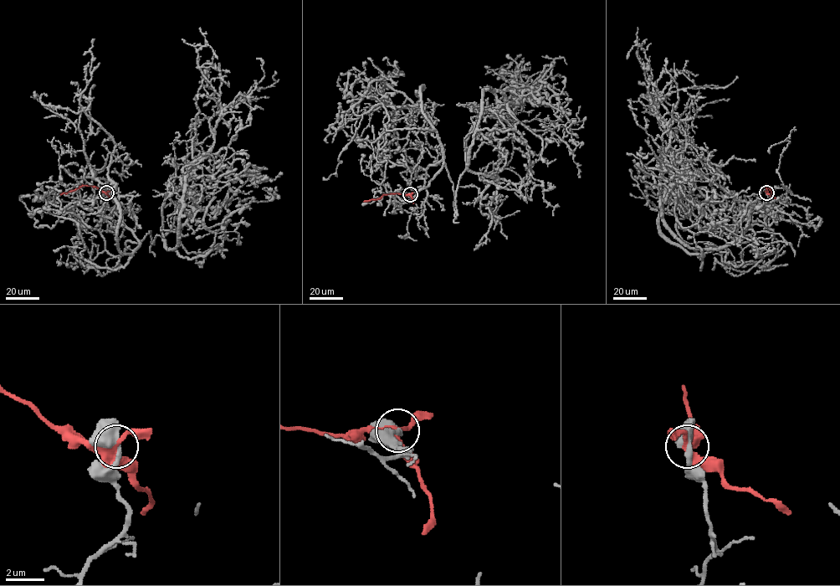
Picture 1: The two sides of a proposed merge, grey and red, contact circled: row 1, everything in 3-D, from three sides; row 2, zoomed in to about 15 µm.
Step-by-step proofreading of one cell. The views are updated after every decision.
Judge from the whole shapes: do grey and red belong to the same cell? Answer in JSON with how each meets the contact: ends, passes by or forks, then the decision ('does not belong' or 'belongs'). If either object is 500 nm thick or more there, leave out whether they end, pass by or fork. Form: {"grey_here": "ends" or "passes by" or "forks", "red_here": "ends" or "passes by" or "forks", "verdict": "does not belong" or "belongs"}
{"grey_here": "passes by", "red_here": "forks", "verdict": "does not belong"}

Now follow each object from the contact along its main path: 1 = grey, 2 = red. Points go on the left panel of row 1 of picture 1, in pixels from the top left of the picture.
1: (106, 192), (111, 254), (150, 231), (176, 247), (185, 178), (221, 114), (203, 76)
2: (106, 192), (94, 187), (84, 185), (60, 194)

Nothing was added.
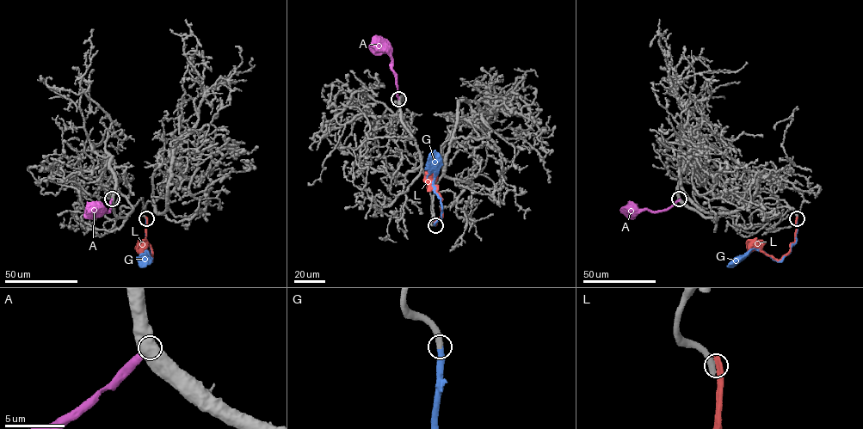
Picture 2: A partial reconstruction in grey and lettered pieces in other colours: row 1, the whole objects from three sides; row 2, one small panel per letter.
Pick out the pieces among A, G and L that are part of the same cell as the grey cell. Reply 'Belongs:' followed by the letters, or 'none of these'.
Belongs: G

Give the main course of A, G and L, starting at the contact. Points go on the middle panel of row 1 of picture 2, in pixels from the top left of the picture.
A: (398, 99), (390, 52), (379, 43), (372, 41)
G: (435, 225), (440, 217), (441, 204), (433, 186), (434, 150)
L: (435, 225), (434, 223), (441, 217), (441, 199), (437, 187), (432, 186), (434, 177), (429, 171)

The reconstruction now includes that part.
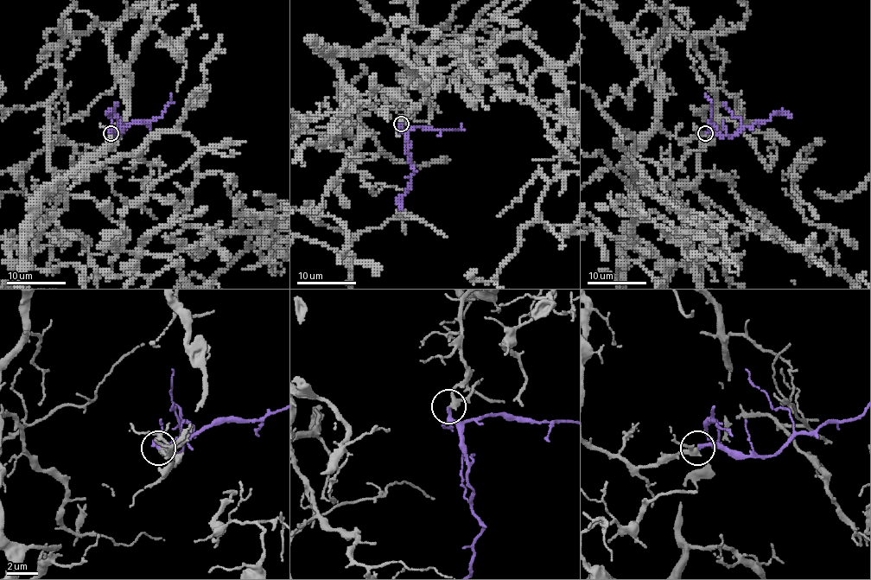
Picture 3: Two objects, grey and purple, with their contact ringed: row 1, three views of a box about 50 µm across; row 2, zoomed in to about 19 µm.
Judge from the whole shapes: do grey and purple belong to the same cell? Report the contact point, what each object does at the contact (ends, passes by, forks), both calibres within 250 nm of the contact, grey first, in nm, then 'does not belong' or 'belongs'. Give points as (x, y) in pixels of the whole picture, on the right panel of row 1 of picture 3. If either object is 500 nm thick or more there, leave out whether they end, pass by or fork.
at (705, 133); grey passes by; purple passes by; 320 nm thick on the grey side, 190 nm on the other; belongs

